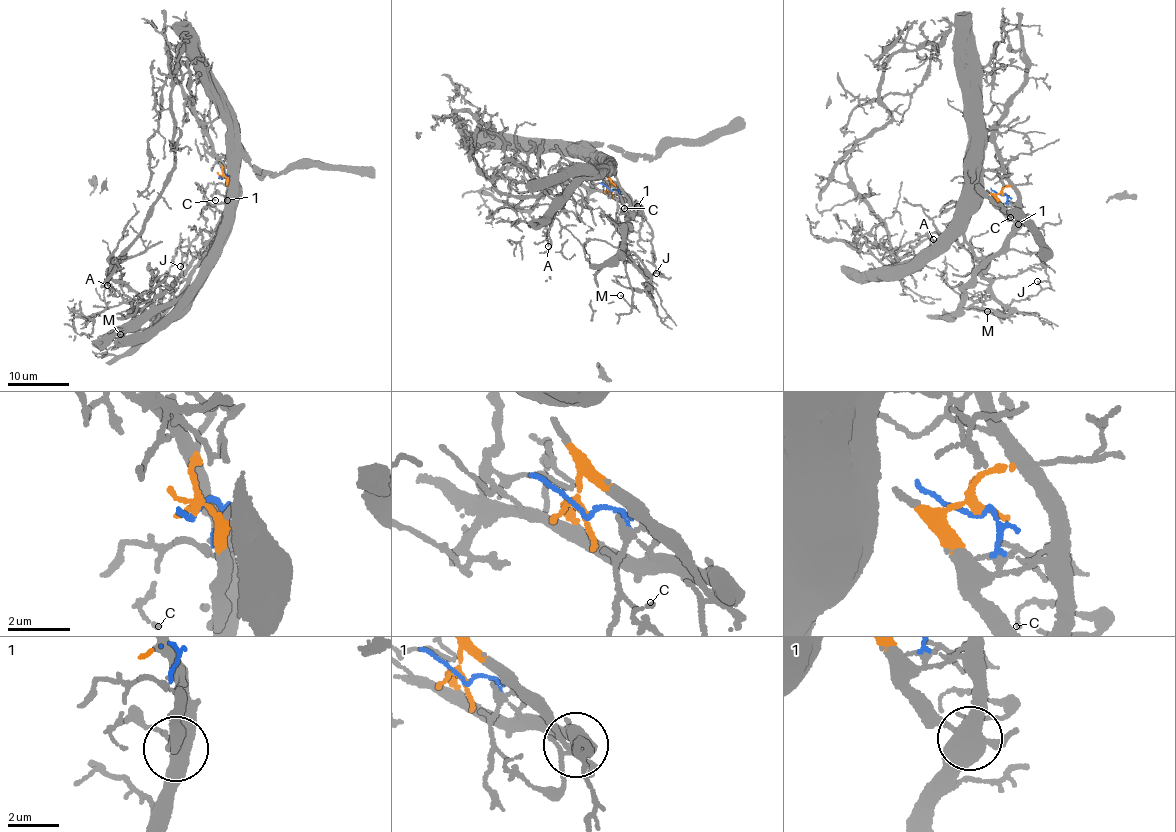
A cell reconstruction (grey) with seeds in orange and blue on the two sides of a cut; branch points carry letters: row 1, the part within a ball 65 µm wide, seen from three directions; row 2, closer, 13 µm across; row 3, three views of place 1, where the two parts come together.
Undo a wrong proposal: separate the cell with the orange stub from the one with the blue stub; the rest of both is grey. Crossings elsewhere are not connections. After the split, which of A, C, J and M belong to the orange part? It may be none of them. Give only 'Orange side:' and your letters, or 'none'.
Orange side: A

